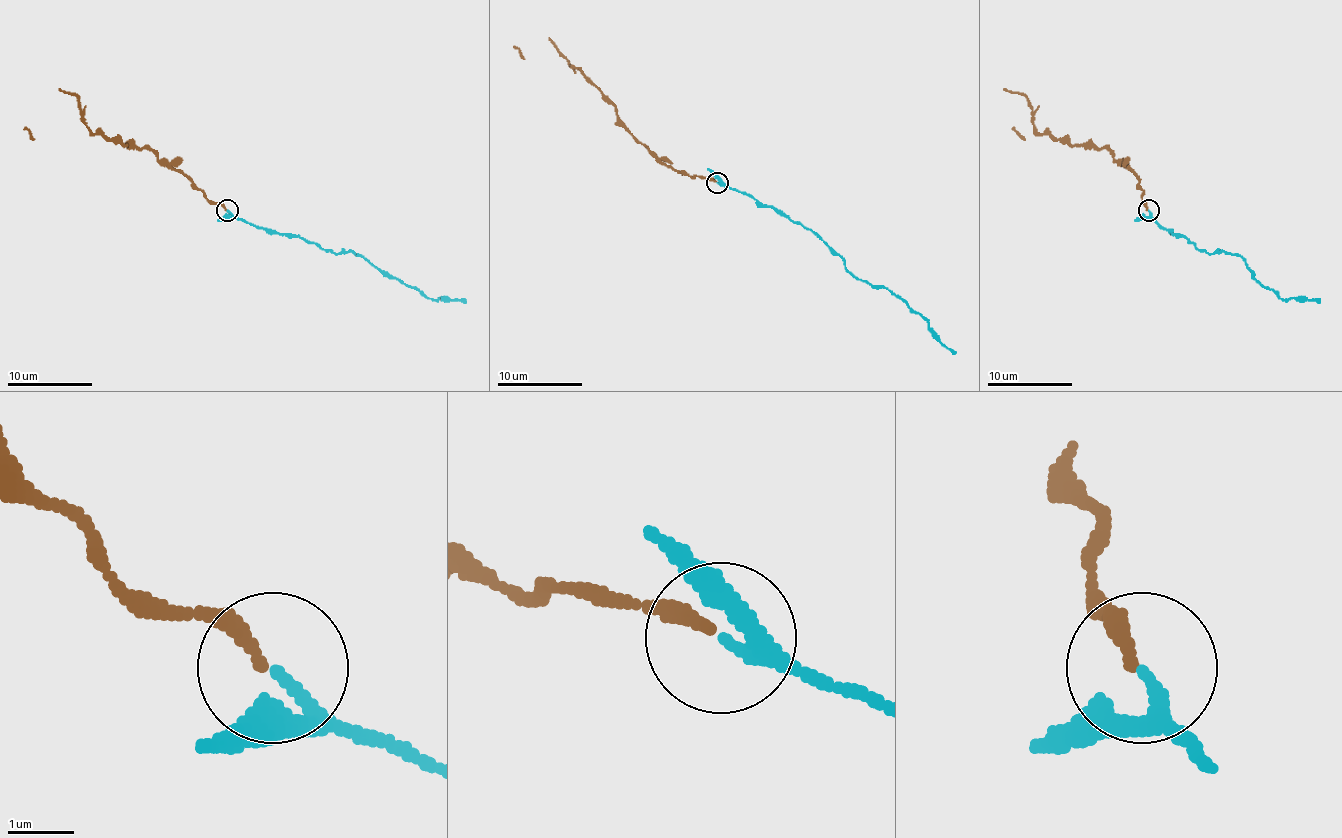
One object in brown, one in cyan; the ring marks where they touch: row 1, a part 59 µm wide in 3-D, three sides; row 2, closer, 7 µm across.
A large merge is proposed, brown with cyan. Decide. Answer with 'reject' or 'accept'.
accept

